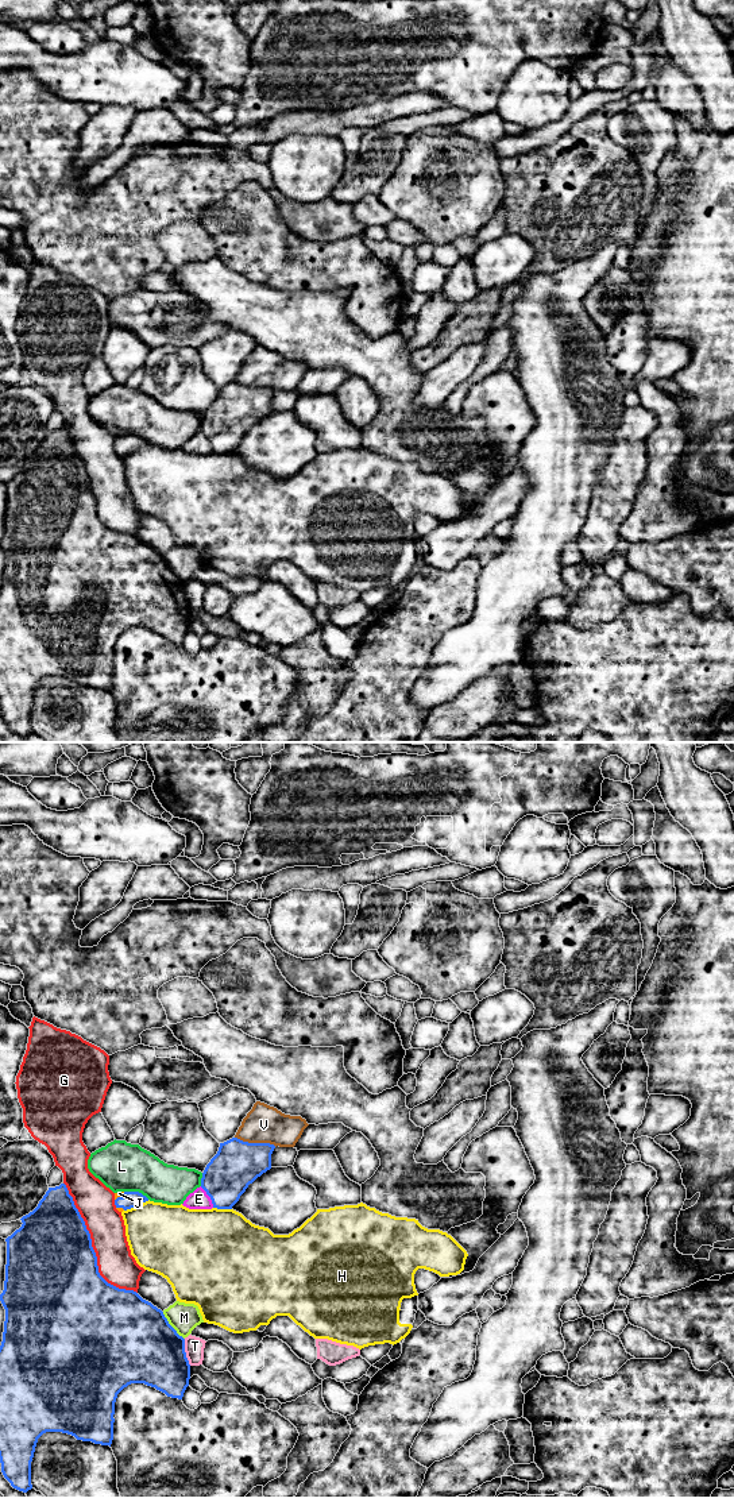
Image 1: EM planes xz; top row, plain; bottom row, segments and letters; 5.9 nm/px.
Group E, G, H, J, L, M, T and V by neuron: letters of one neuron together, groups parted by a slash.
E V / G / H / J / L / M / T

